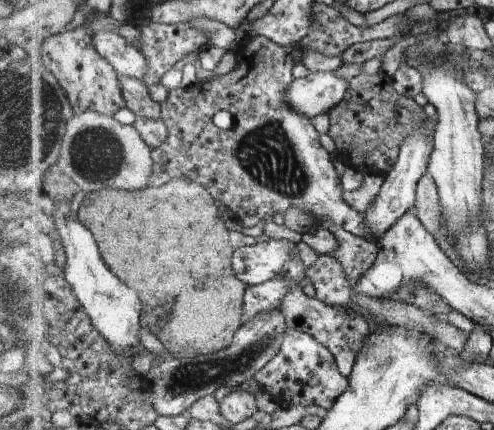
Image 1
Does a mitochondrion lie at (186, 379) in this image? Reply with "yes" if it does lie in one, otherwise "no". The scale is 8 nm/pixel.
yes

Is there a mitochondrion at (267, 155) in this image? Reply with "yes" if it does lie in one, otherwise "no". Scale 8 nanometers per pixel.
yes

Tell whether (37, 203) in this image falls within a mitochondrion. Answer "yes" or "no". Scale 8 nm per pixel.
no

